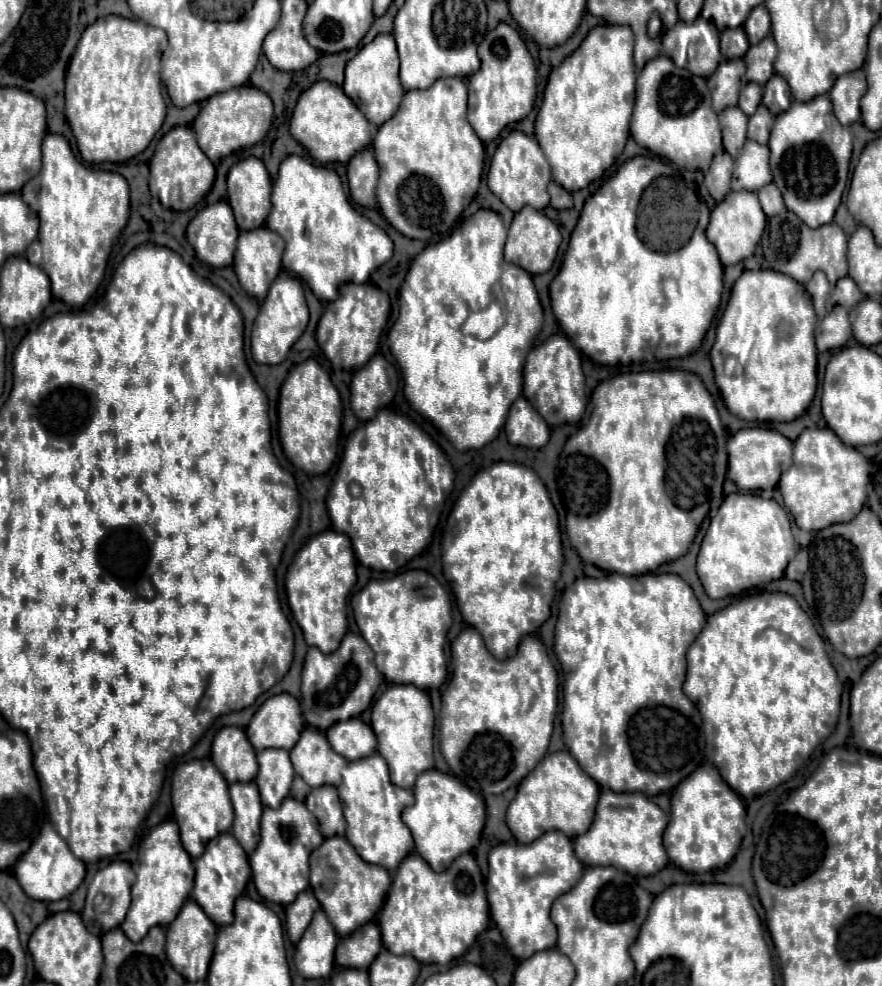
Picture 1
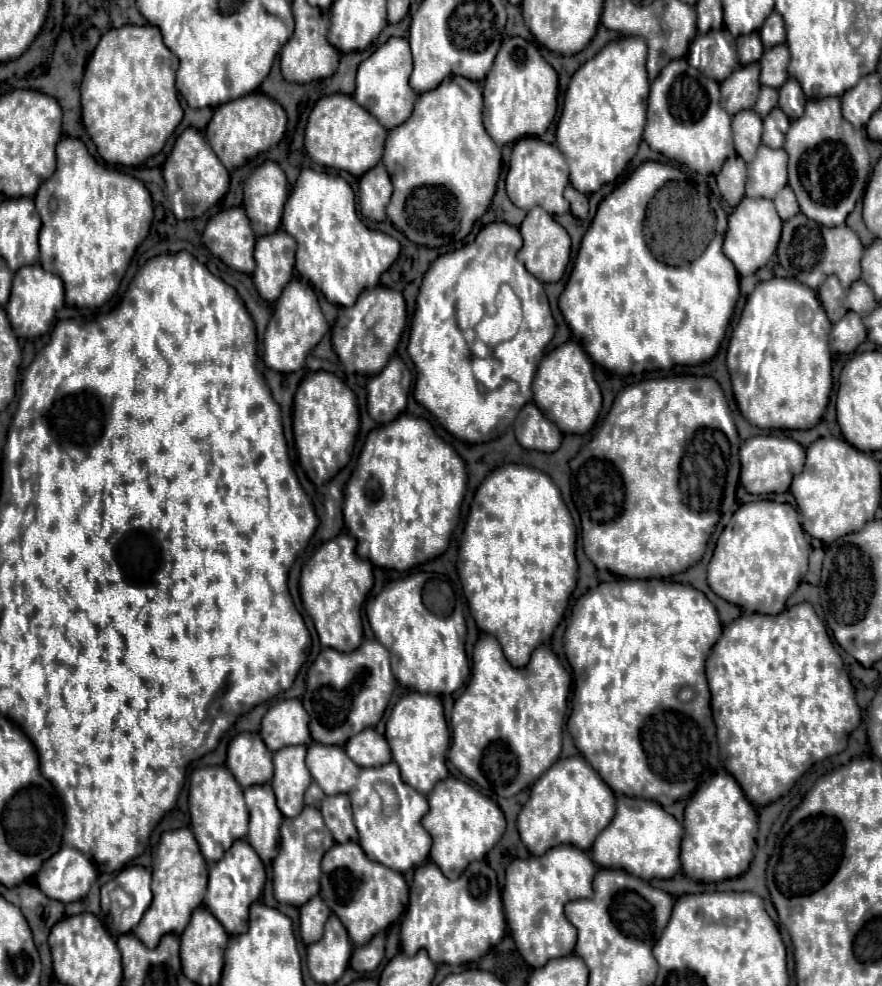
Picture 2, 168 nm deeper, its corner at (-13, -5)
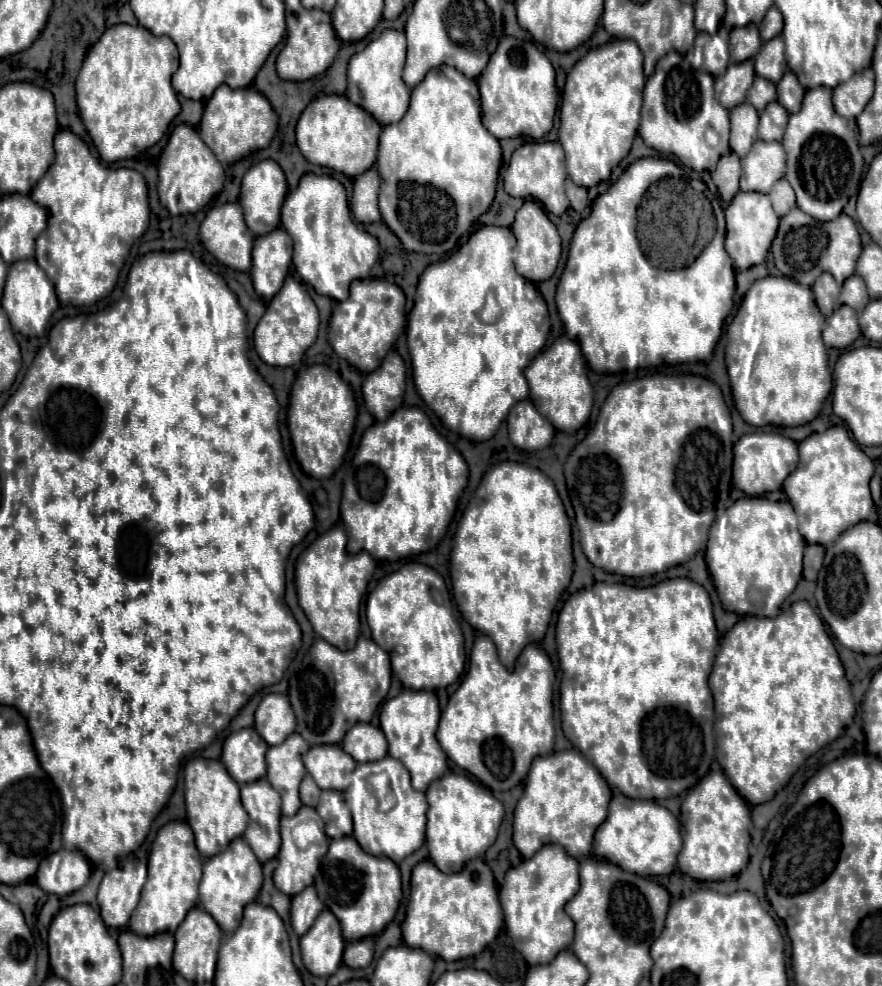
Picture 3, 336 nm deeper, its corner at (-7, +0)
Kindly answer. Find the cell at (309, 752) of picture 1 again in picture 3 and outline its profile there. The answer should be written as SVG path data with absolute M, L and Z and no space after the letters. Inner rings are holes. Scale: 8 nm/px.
M336 744L312 746L302 756L302 760L308 774L316 780L318 788L346 790L350 786L350 774L356 768L356 762L340 746Z

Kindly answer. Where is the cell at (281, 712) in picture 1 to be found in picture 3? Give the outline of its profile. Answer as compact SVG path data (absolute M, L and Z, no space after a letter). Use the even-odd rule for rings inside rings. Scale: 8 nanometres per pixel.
M268 694L256 710L256 732L272 746L282 744L296 730L296 716L286 694Z

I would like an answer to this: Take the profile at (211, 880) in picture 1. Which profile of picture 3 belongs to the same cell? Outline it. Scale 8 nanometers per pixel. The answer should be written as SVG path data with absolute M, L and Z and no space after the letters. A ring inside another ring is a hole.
M234 838L228 848L204 862L204 876L199 884L201 907L220 924L224 932L234 932L240 926L242 910L256 900L262 886L262 864L244 838Z

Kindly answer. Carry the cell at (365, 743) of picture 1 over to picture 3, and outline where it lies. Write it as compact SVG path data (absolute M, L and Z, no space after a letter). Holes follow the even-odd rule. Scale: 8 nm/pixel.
M372 724L352 726L344 736L342 748L354 756L356 762L382 760L388 754L388 742L384 740L384 734Z

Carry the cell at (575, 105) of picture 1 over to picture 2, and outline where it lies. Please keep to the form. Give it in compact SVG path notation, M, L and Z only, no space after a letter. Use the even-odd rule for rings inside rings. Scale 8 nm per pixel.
M640 37L610 41L572 75L556 129L556 143L568 159L574 189L586 195L596 193L626 169L642 141L649 88L646 43Z

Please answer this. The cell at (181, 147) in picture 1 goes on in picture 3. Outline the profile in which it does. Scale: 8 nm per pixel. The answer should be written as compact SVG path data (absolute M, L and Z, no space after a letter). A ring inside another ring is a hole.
M178 124L168 144L159 157L158 194L171 216L194 214L202 210L224 186L224 168L212 154L212 150L200 140L198 132L188 124Z

